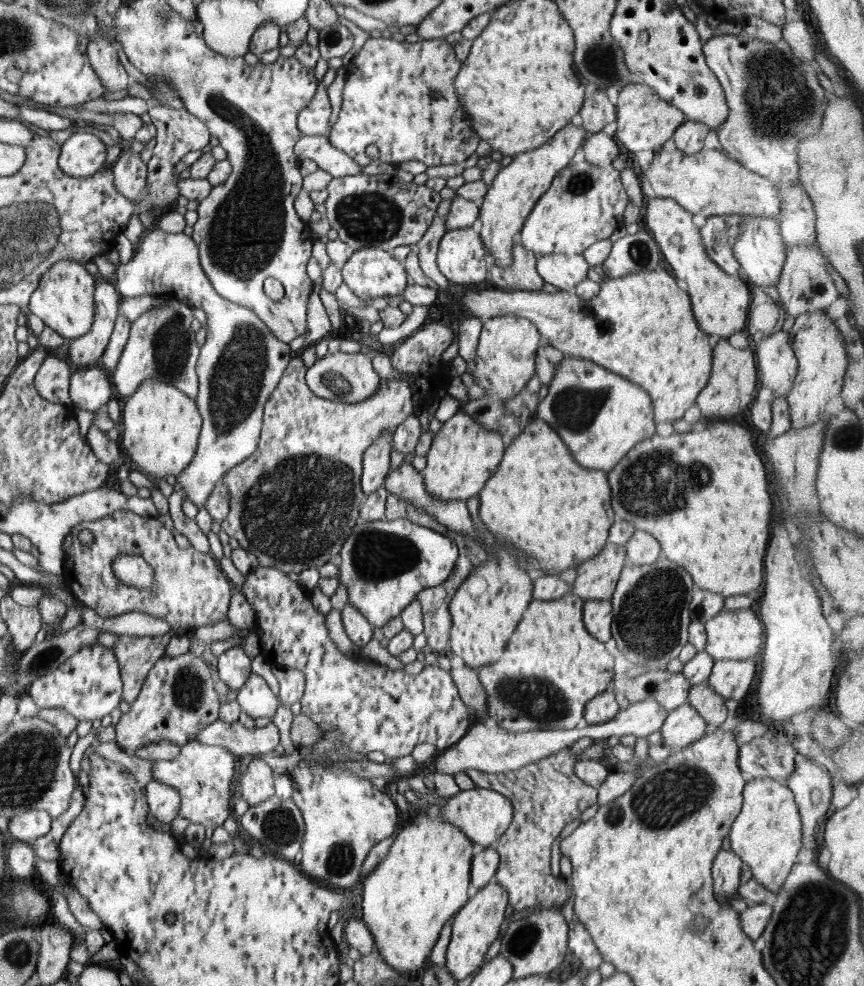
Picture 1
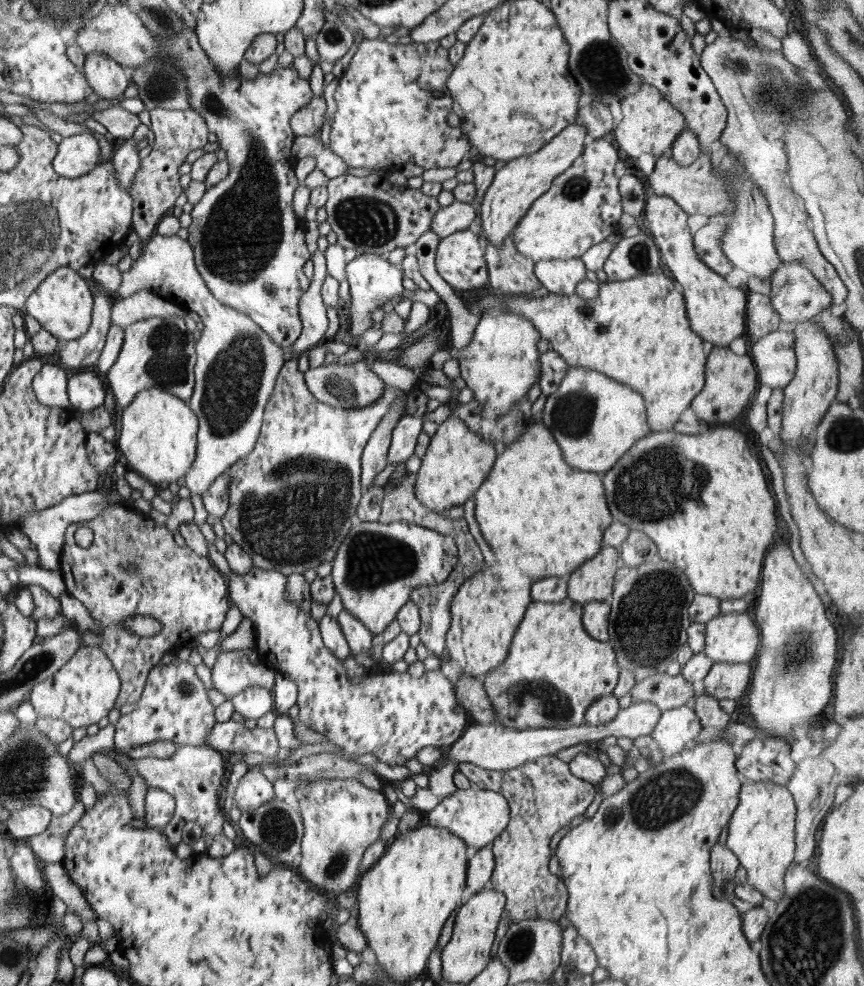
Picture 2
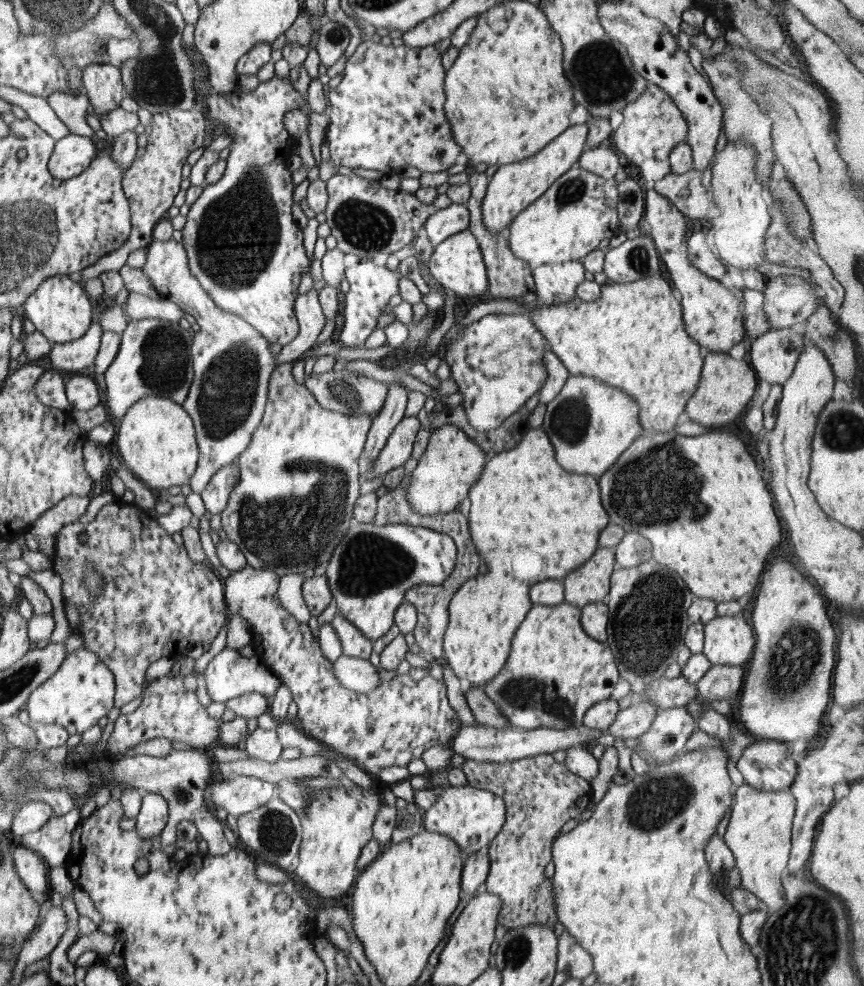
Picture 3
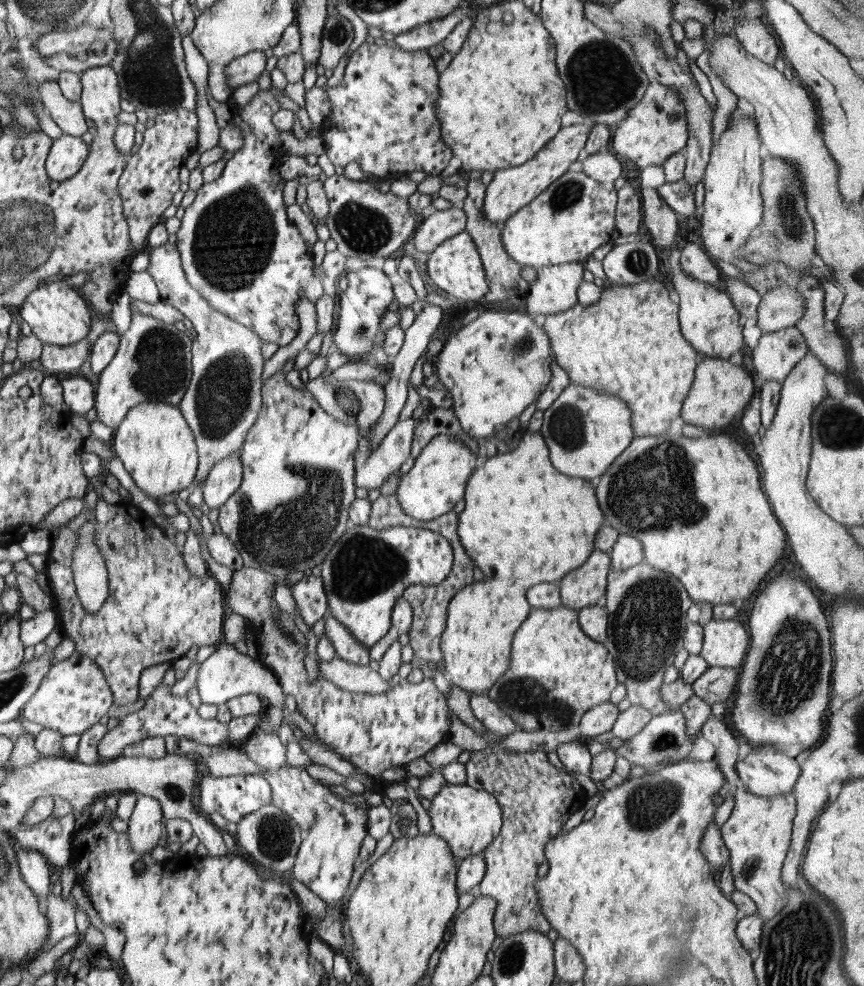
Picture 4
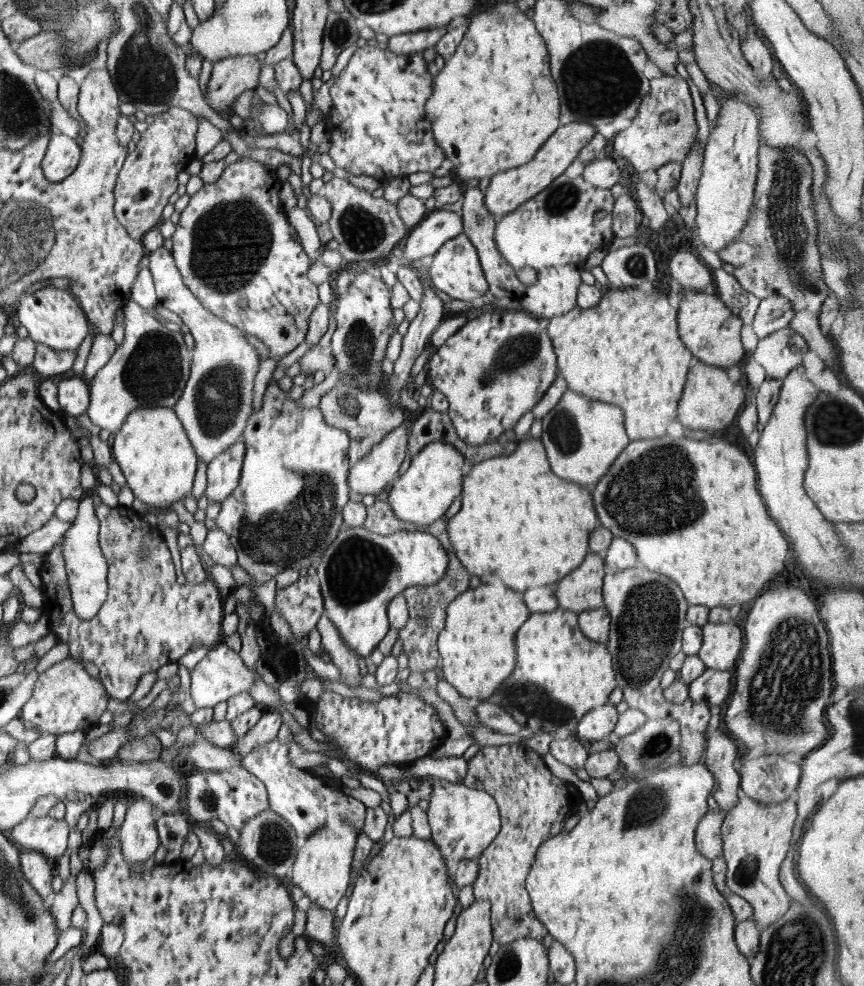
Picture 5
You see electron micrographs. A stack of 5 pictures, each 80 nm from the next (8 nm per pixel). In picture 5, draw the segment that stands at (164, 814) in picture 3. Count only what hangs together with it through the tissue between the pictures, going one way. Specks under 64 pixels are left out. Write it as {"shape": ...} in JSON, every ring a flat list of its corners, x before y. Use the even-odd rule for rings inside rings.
{"shape":[[138,796,129,805,124,822,116,833,123,858,130,864,146,862,160,846,152,805,148,799]]}

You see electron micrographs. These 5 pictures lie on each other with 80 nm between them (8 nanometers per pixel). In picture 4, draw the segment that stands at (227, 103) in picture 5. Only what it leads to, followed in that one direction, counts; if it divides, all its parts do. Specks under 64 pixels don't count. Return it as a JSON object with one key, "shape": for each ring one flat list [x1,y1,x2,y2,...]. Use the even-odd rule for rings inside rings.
{"shape":[[255,50,244,56,235,58,227,68,227,85,234,92,242,84,254,82,265,70,267,58,263,50]]}

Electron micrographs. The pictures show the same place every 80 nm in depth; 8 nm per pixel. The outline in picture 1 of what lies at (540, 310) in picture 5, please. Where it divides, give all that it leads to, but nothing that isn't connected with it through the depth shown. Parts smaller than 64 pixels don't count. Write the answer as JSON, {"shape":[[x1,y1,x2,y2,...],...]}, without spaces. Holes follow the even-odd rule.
{"shape":[[547,254,536,257,536,271,540,278,562,291,572,292,579,282,587,279,589,266,583,254]]}

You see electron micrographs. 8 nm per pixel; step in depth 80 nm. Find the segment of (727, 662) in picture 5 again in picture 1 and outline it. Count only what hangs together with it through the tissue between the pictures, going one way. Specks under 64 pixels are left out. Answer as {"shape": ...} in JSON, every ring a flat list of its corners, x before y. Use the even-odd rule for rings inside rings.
{"shape":[[723,608,719,614,705,623,705,651,715,661,733,661,755,658,762,648,765,626,752,609,728,610]]}

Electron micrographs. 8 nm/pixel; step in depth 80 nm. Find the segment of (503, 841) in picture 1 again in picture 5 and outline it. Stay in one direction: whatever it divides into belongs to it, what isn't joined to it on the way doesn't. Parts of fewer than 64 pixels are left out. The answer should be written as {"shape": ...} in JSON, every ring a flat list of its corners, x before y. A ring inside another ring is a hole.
{"shape":[[520,744,506,746,480,747,480,750,467,762,467,775,463,778,464,786,480,789,490,794,498,803,501,816,501,829,496,838,479,856,479,875,473,885,476,901,491,902,491,927,493,937,502,946,517,938,535,938,542,940,549,932,535,916,531,898,526,888,526,877,532,870,538,847,548,838,557,836,564,830,564,823,577,814,579,806,586,801,580,795,578,787,572,782,558,778,550,772,545,759,529,748]]}

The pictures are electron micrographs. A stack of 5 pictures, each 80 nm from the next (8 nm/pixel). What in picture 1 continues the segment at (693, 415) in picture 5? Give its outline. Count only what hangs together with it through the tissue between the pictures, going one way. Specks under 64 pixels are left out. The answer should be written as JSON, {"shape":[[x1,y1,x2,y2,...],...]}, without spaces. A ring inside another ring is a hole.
{"shape":[[721,338,713,348,713,365,709,381,699,392,695,403,704,417,728,418,742,412,752,402,759,385,757,364,752,350,749,347,734,348,728,339]]}

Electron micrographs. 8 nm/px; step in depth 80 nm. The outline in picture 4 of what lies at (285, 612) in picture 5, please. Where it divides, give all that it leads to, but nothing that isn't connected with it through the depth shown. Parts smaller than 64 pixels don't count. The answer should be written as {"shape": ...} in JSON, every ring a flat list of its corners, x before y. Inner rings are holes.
{"shape":[[304,576,293,585,292,592,298,616,308,627,314,626,329,609,321,576]]}

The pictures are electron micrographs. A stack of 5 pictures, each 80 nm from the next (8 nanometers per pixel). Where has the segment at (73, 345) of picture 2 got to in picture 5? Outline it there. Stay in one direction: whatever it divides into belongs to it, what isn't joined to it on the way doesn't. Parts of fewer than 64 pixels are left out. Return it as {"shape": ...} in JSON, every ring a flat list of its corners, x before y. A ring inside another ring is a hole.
{"shape":[[37,343,36,354,31,366,34,373,41,374,43,378,52,378,55,374,68,372,76,360,76,351,59,351,46,345]]}

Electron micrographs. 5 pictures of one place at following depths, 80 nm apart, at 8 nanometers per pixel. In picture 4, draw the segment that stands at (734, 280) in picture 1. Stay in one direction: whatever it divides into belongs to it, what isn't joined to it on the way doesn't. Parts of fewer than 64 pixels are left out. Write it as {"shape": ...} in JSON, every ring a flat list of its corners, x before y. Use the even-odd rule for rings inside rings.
{"shape":[[642,189,641,202,648,238,660,248,670,248,678,234,678,217,656,189],[676,254,670,257,672,264,670,274,672,274,672,284,680,297,679,323,683,337,704,356,729,360,734,352,744,346,742,316,726,292,716,289,710,283,686,276,676,259]]}

